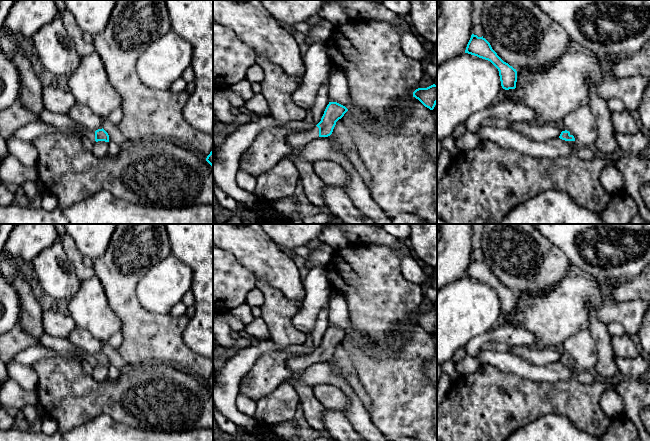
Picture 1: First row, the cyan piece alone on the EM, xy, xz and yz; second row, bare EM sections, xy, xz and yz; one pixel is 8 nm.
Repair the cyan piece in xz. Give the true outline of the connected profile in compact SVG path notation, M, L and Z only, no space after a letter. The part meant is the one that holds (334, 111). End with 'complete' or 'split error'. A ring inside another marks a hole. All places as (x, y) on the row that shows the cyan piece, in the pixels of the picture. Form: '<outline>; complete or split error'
M329 102L321 121L314 128L306 131L291 132L287 137L288 144L292 148L290 155L294 157L292 161L299 172L300 182L304 187L305 195L312 204L320 208L321 212L331 214L331 218L326 224L333 224L338 218L331 213L325 203L323 197L325 184L315 174L312 163L301 157L301 150L313 139L330 136L336 122L341 119L347 111L348 109L345 106L337 102Z; split error

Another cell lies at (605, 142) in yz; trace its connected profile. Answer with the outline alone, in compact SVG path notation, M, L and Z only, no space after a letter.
M591 83L589 85L590 98L588 106L594 114L598 130L595 145L605 156L616 157L621 152L615 140L615 129L611 121L608 102L596 93L595 87Z

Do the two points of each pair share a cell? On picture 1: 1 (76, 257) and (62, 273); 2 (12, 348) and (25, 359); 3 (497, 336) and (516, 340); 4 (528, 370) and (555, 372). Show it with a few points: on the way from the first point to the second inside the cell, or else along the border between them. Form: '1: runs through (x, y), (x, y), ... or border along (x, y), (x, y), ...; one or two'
1: border along (60, 242), (65, 254), (73, 264), (80, 283); two
2: border along (38, 343), (25, 347), (11, 360); two
3: runs through (502, 336), (511, 338); one
4: runs through (535, 372), (548, 372); one

